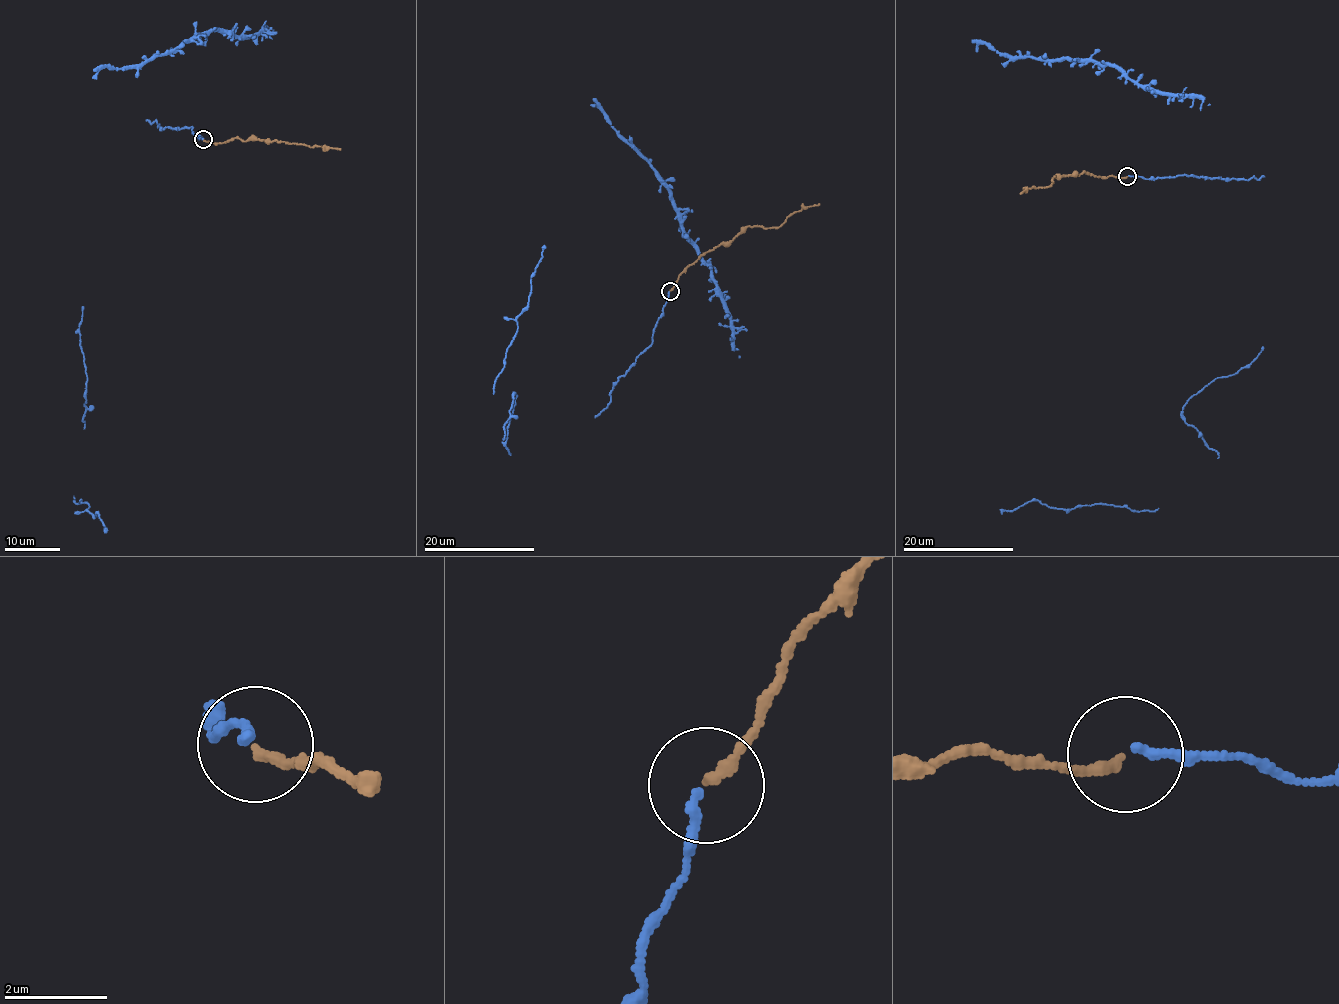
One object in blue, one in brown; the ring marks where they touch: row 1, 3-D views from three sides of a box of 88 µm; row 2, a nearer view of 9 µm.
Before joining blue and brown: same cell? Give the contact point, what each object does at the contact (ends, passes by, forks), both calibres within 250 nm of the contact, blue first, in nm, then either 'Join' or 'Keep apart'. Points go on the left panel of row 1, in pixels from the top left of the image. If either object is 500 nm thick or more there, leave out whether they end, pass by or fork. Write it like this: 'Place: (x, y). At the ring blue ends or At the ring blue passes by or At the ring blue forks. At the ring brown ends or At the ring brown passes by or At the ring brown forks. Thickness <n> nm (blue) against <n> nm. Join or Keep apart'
Place: (203, 139). At the ring blue ends. At the ring brown ends. Thickness 180 nm (blue) against 200 nm. Join

